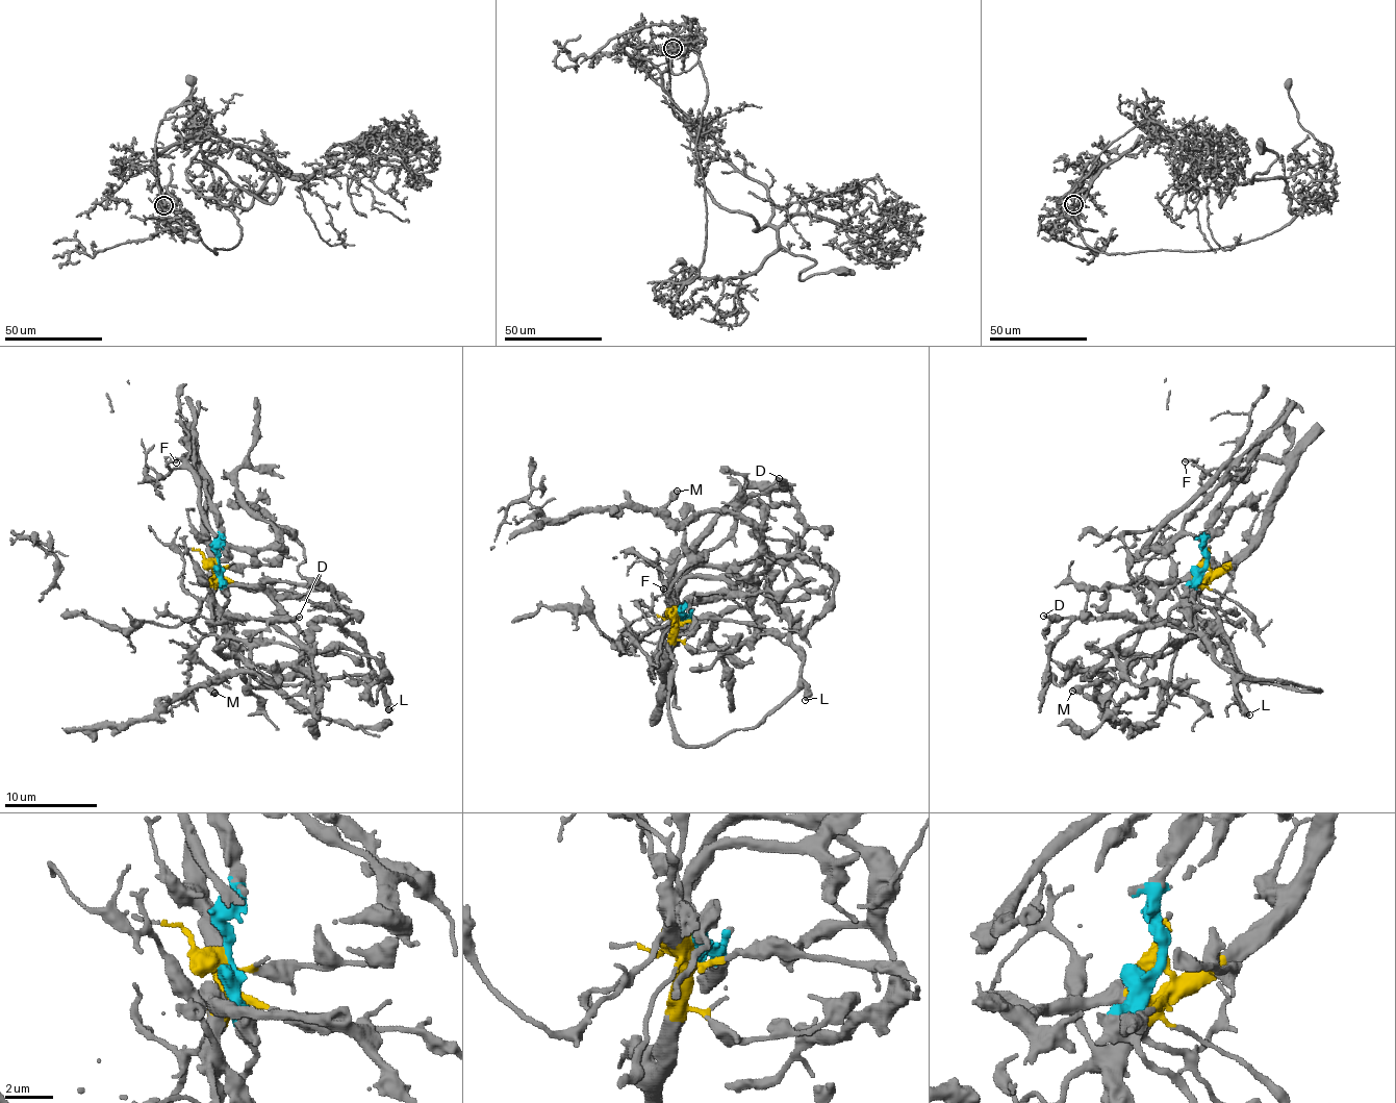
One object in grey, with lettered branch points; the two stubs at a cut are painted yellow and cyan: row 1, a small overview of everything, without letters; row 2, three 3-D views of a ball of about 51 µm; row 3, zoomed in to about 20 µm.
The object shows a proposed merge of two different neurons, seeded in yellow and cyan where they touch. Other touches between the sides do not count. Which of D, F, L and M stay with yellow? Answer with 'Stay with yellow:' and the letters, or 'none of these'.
Stay with yellow: D, F

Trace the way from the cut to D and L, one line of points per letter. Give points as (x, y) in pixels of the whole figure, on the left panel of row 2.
D: (217, 562), (210, 622), (227, 618), (299, 617)
L: (219, 562), (227, 602), (226, 638), (248, 684), (298, 685), (320, 679), (373, 676), (388, 710)

